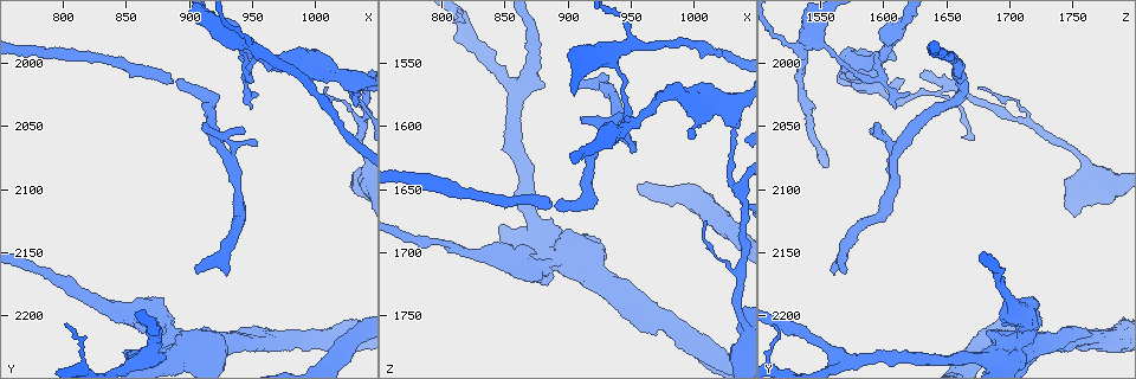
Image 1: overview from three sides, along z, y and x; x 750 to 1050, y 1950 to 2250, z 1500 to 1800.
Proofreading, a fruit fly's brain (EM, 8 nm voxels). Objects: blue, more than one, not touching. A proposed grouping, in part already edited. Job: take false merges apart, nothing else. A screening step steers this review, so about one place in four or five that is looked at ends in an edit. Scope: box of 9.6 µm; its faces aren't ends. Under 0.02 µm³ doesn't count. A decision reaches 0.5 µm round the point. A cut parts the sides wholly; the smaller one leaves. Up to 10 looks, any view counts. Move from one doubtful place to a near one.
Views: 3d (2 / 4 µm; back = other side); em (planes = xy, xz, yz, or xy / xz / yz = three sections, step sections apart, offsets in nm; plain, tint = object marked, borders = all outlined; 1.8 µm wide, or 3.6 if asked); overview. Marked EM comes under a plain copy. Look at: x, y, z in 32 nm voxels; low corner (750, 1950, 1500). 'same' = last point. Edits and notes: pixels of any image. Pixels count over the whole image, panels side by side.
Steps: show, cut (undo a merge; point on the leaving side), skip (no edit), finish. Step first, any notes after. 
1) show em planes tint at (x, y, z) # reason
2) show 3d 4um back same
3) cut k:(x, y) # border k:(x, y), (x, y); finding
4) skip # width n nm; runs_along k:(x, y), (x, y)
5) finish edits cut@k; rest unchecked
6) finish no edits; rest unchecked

show 3d 4um at (954, 1996, 1596) # sharp bend

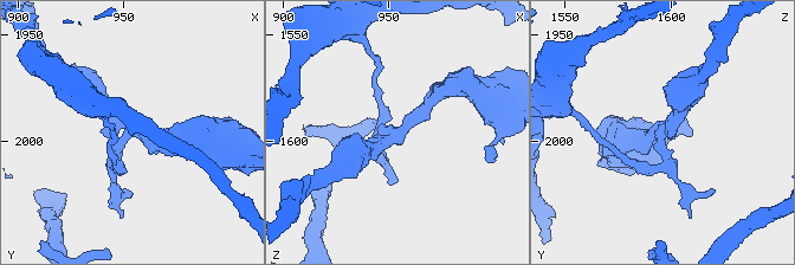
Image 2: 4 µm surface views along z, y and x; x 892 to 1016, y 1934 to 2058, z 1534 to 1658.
show em xy step 16 tint at (955, 1994, 1595) # arms 3; shape alone is not enough

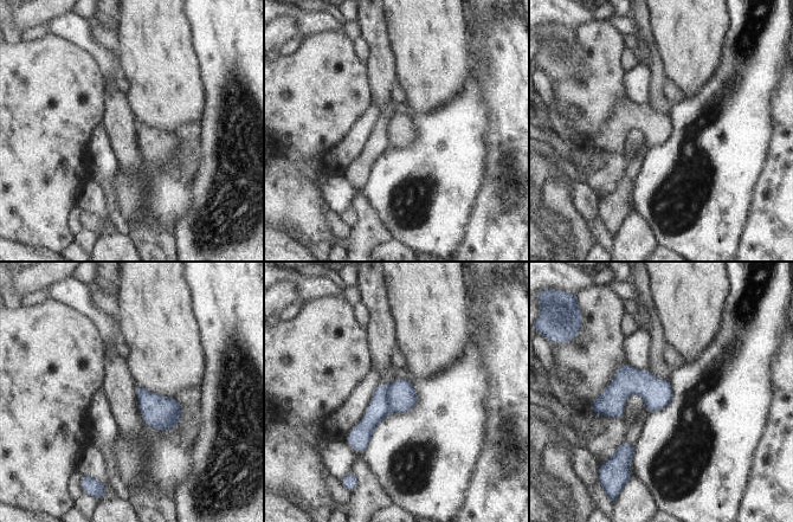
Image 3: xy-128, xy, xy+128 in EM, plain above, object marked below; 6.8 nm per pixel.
show em planes tint same

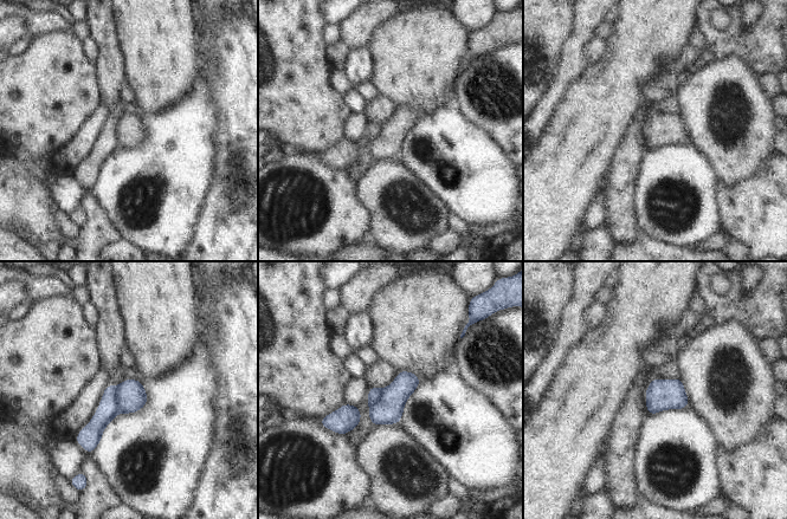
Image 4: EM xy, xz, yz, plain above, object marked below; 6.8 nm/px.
cut 4:(109, 407) # part_leaving 4:(111, 388), (89, 448); a second neuron is stuck on

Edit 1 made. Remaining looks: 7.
show overview # redraw

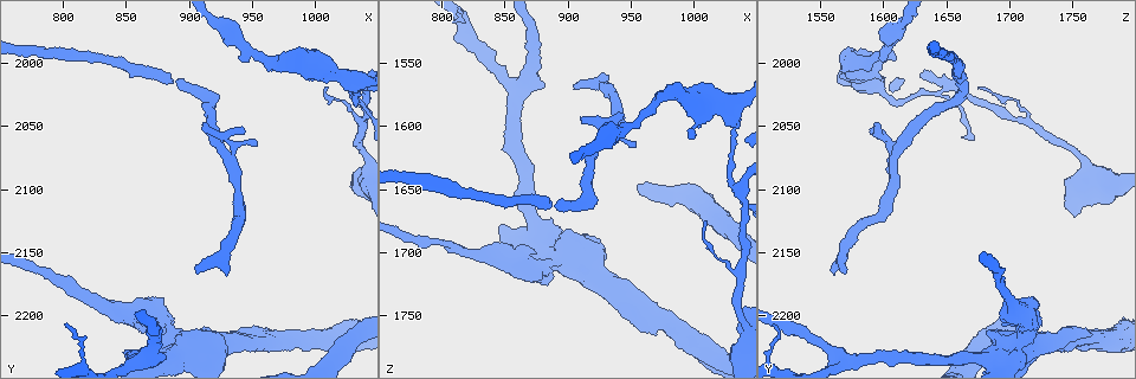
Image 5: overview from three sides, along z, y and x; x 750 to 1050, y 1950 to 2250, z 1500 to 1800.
show em planes tint at (1004, 2004, 1582) # a fork

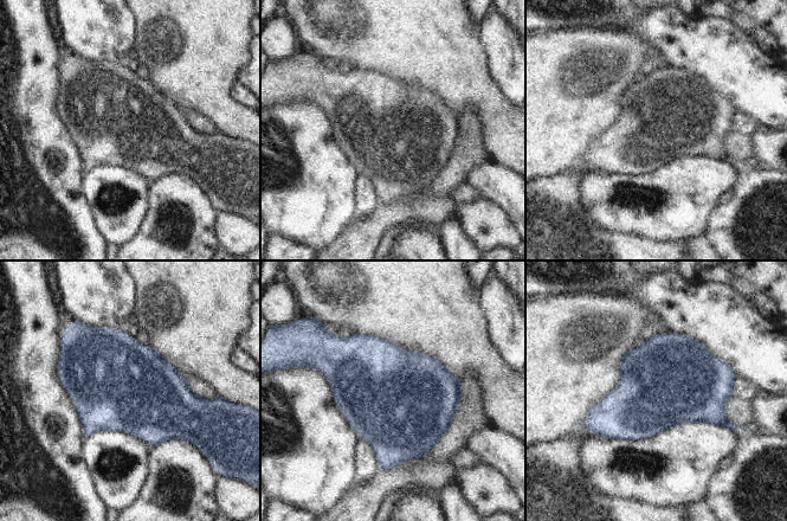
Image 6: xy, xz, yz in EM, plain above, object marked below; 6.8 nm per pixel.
skip # one neuron here

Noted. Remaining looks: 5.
finish edits cut@4; rest unchecked

